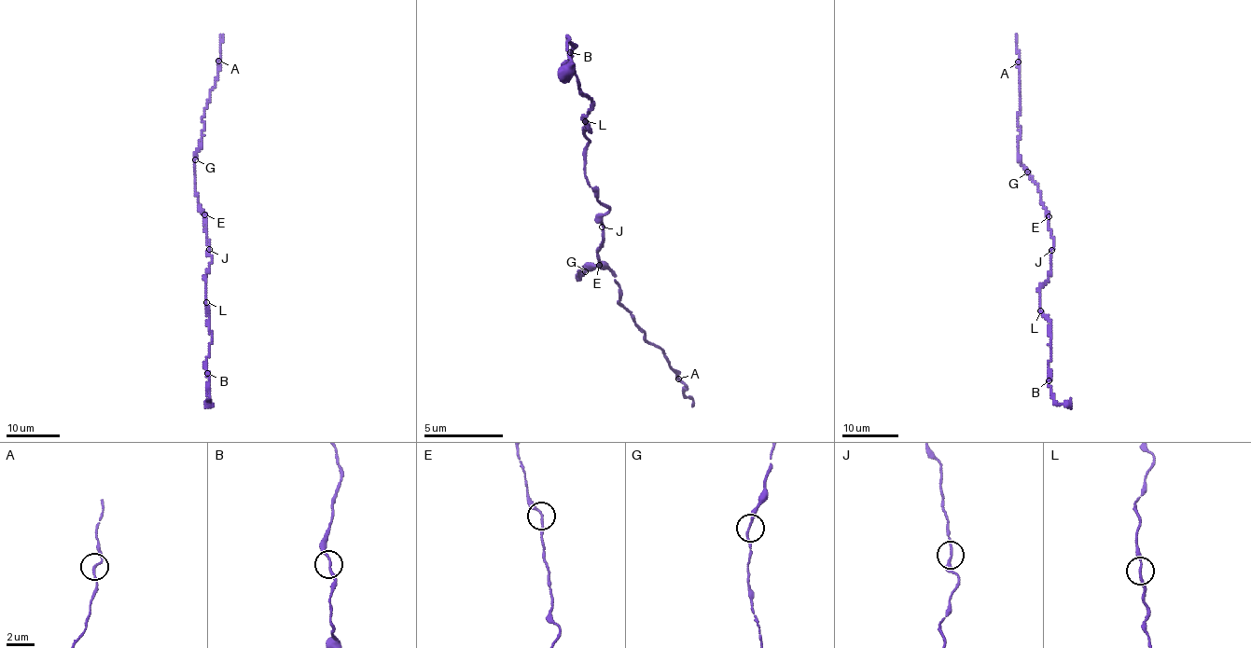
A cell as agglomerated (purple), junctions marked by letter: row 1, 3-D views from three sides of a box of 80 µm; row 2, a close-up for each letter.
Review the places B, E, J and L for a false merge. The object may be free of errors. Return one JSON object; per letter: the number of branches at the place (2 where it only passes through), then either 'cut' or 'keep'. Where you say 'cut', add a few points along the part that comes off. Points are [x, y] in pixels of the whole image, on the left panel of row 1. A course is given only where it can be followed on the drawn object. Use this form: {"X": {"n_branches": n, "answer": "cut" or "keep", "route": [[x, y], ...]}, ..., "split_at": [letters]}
{"B": {"n_branches": 2, "answer": "keep"}, "E": {"n_branches": 2, "answer": "keep"}, "J": {"n_branches": 2, "answer": "keep"}, "L": {"n_branches": 2, "answer": "keep"}, "split_at": []}

